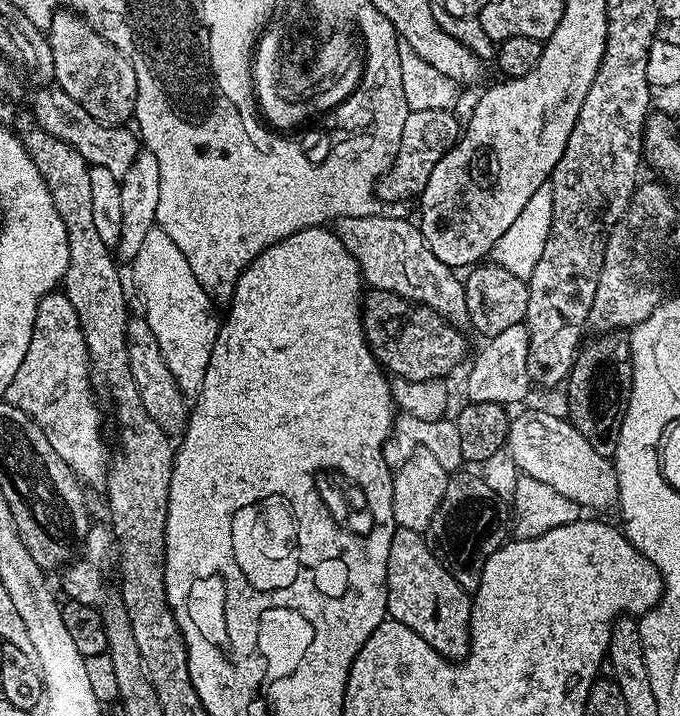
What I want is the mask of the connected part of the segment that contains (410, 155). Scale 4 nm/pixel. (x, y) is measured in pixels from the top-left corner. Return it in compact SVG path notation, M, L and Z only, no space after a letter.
M447 108L409 111L406 126L402 126L402 142L394 158L392 168L382 174L376 184L376 199L388 204L400 204L403 200L419 197L420 191L430 182L430 170L442 162L442 158L456 145L462 135L461 121L456 121L455 111Z

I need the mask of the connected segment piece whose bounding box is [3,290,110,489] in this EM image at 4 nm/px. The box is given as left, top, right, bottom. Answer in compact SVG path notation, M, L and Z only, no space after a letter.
M64 291L46 294L42 302L38 302L30 350L26 350L26 358L22 358L22 366L18 366L18 374L14 374L14 382L10 382L3 399L25 412L40 427L50 446L54 446L54 454L58 454L58 458L62 458L62 462L66 462L66 466L70 466L85 485L93 484L94 487L103 489L108 478L110 456L108 457L104 440L100 437L100 408L96 405L92 388L94 389L94 380L90 375L86 338L78 322L78 314L74 314L74 306L70 306L70 298L66 298Z

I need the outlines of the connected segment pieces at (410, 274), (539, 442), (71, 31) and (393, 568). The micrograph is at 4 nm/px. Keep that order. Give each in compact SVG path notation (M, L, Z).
M383 214L362 218L341 216L335 221L334 231L342 246L346 246L348 253L358 262L365 285L372 284L368 286L393 292L413 304L425 304L458 330L469 327L463 279L434 258L434 250L430 250L424 235L413 221L411 224L408 220Z
M540 408L520 412L517 416L515 413L508 426L508 455L527 479L550 486L581 509L597 508L600 512L615 509L620 498L620 477L613 461L598 454L575 424L560 416Z
M56 10L52 24L46 29L54 58L54 84L61 88L90 118L103 124L124 126L135 117L138 82L134 66L98 34L79 12Z
M397 527L390 542L390 558L386 562L388 579L388 616L410 626L439 656L459 662L468 655L468 627L472 602L454 578L450 578L444 561L433 554L423 535L409 528Z

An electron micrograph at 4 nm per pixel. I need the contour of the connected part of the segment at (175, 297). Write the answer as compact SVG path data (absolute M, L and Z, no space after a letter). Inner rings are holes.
M159 226L146 234L138 254L130 261L130 268L132 280L144 303L142 315L148 321L150 330L154 330L158 346L162 346L162 358L166 358L166 366L170 366L174 382L185 394L199 392L221 325L218 312L216 316L212 309L212 297L202 290L202 286L198 286L198 278L194 278L186 258L182 258L182 250L178 250L170 234L163 232Z

